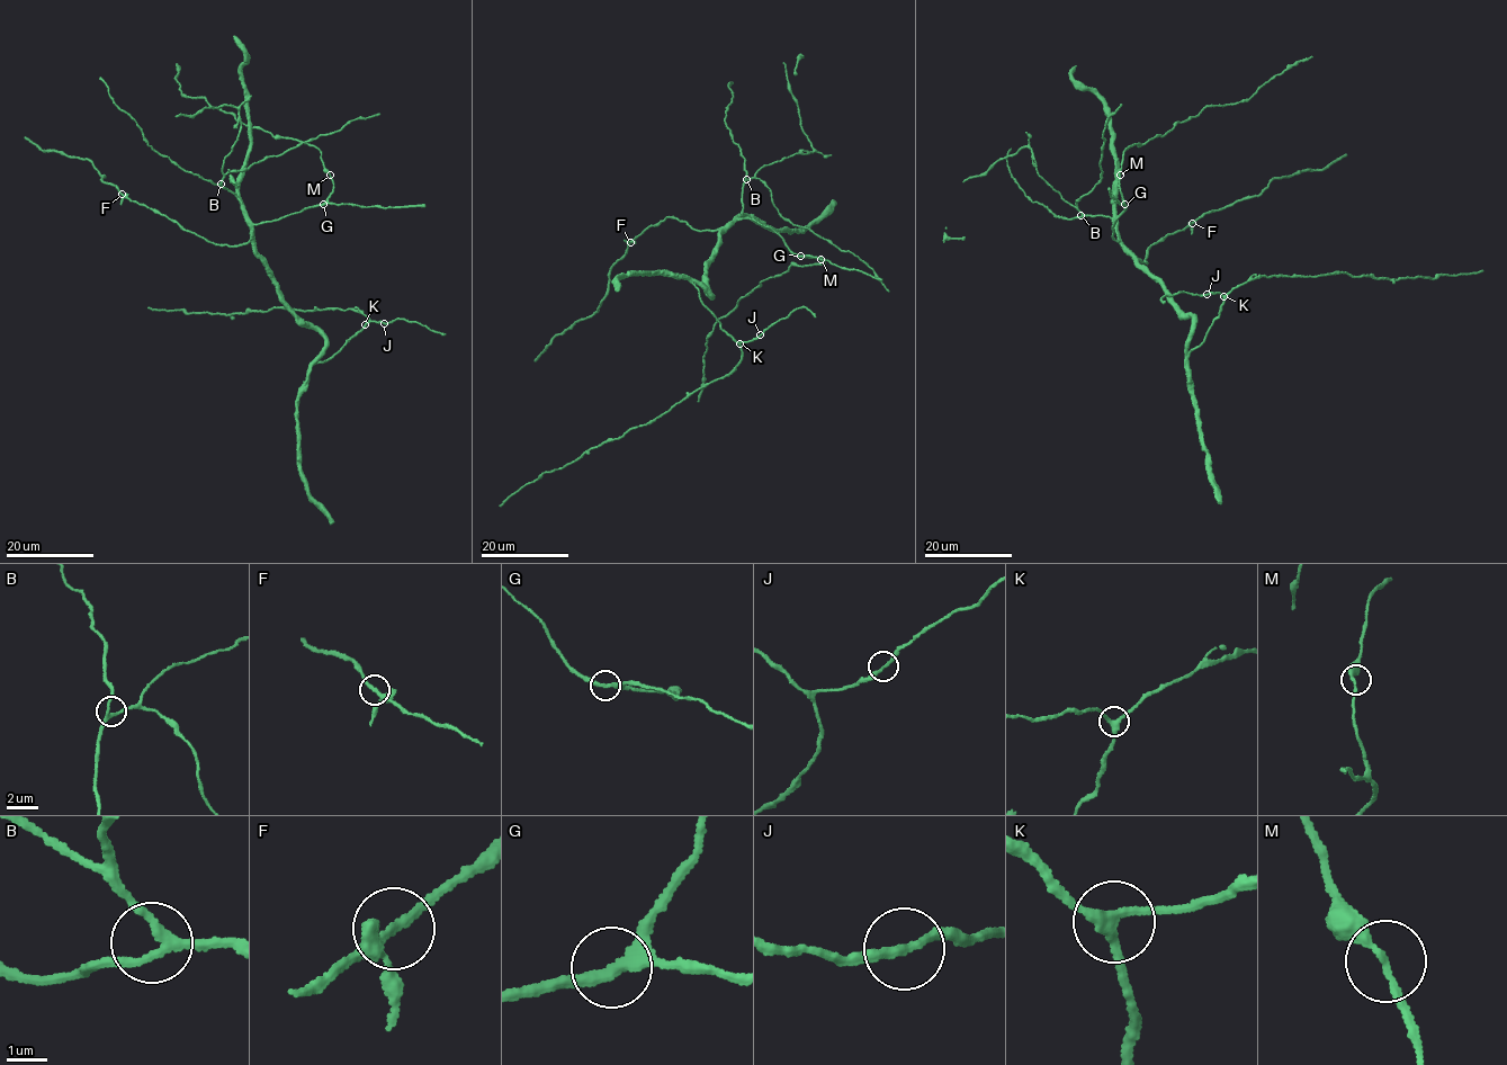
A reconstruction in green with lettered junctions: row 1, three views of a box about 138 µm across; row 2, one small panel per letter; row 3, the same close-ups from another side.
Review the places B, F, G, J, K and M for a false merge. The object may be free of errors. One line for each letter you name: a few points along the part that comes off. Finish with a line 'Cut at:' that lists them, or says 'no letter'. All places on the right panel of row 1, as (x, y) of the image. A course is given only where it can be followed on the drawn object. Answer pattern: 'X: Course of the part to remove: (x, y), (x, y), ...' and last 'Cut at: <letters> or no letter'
Cut at: no letter

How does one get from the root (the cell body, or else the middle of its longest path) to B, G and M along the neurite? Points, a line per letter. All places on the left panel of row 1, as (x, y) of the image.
B: (285, 302), (257, 252), (243, 204), (221, 184)
G: (285, 302), (257, 251), (251, 234), (253, 225), (323, 204)
M: (285, 302), (257, 251), (251, 234), (253, 225), (323, 204), (333, 188), (330, 175)

